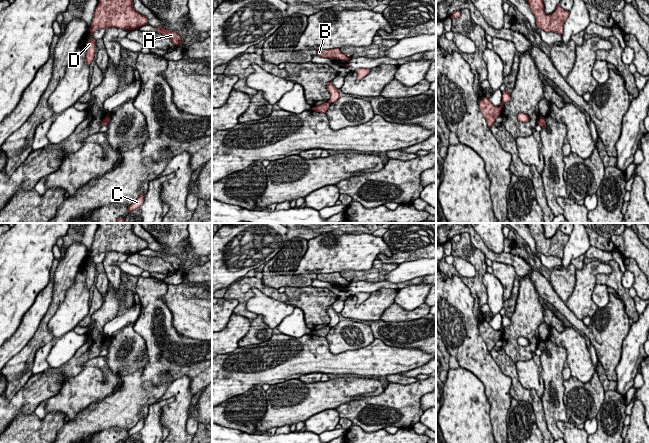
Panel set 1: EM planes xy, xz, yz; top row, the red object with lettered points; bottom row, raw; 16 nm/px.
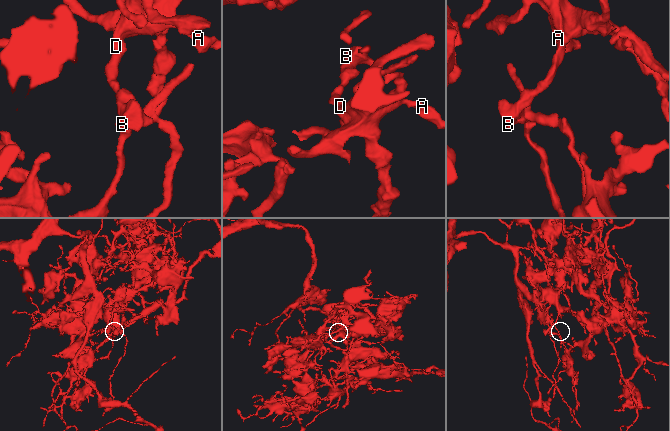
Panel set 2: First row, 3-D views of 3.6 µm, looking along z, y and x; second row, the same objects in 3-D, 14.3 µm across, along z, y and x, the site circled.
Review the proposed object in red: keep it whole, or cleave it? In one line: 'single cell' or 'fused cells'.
fused cells

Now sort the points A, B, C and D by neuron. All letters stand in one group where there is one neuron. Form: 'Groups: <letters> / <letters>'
Groups: A B D / C

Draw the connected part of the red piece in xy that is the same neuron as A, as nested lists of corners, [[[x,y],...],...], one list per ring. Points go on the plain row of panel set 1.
[[[156,251],[156,253],[158,257],[162,258],[165,262],[170,263],[174,269],[180,270],[181,261],[176,256],[170,255],[163,251]]]

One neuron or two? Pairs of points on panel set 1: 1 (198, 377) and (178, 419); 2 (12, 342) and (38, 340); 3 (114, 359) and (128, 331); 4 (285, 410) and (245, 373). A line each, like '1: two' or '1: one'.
1: two
2: two
3: one
4: two

